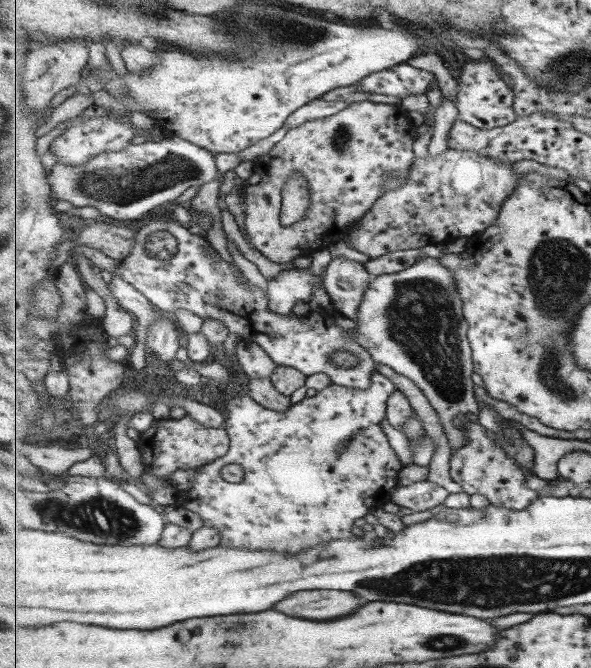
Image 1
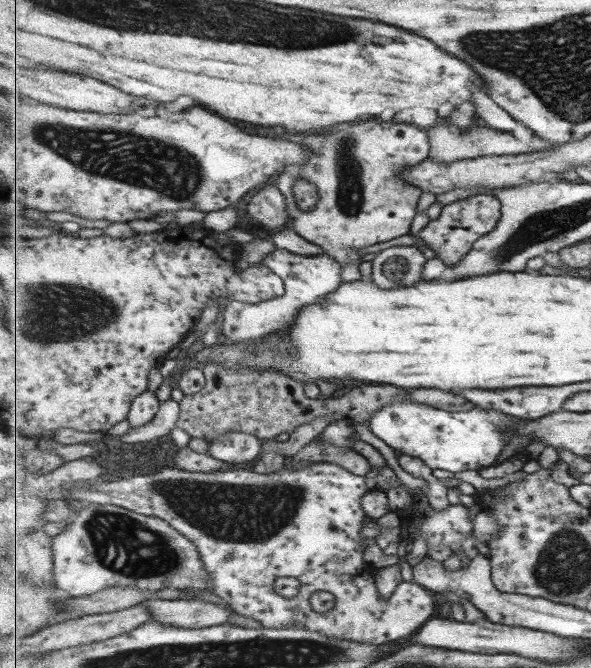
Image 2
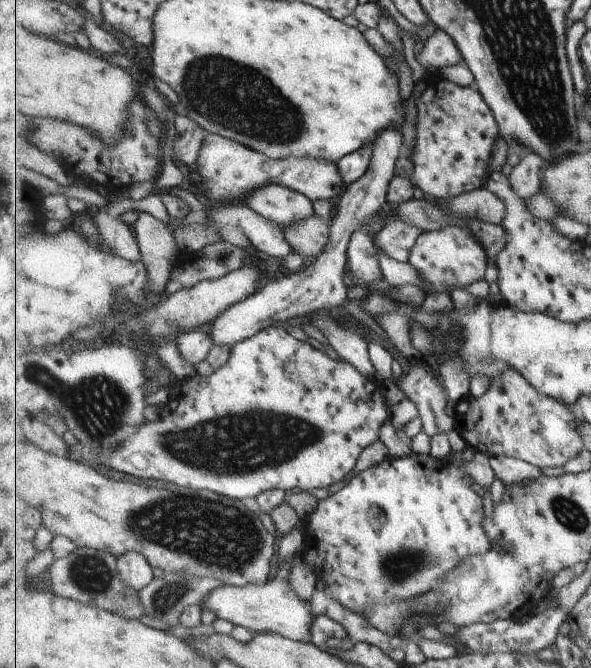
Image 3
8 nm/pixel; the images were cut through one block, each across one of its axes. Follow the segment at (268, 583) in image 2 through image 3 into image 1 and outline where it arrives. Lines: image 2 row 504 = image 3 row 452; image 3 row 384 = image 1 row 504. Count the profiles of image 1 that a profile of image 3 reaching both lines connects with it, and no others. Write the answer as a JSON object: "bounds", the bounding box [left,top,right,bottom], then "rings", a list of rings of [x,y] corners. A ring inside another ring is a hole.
{"bounds":[175,371,405,554],"rings":[[[376,371],[371,377],[371,387],[365,390],[331,384],[317,395],[294,404],[286,412],[265,408],[252,396],[240,391],[224,404],[227,410],[225,428],[232,440],[228,455],[200,467],[189,489],[178,493],[181,500],[175,505],[198,513],[203,525],[217,529],[221,544],[229,548],[297,554],[301,550],[327,546],[337,538],[353,540],[355,520],[391,500],[392,490],[398,487],[400,472],[405,467],[382,425],[388,418],[388,402],[396,389],[393,380]],[[228,464],[242,466],[243,481],[233,484],[221,478],[221,470]]]}

